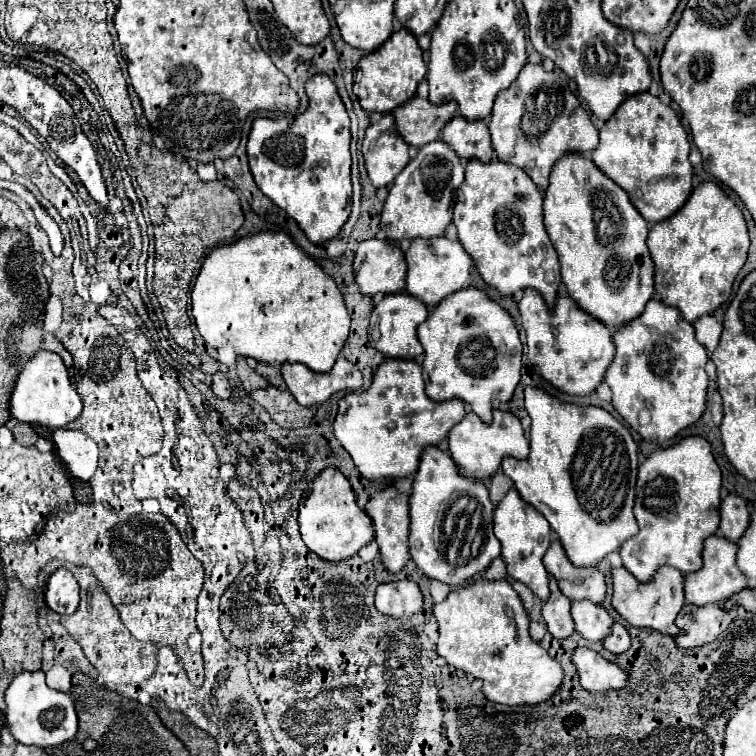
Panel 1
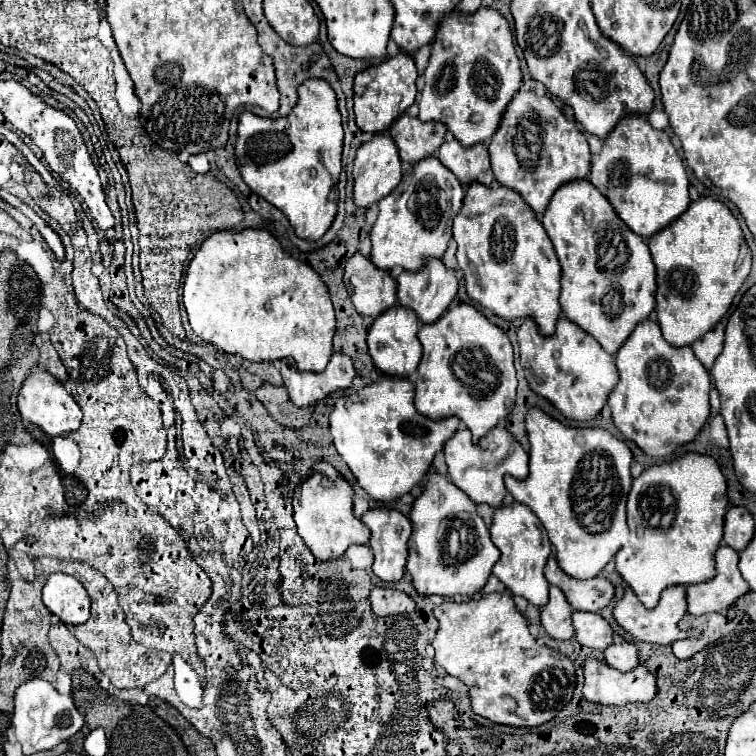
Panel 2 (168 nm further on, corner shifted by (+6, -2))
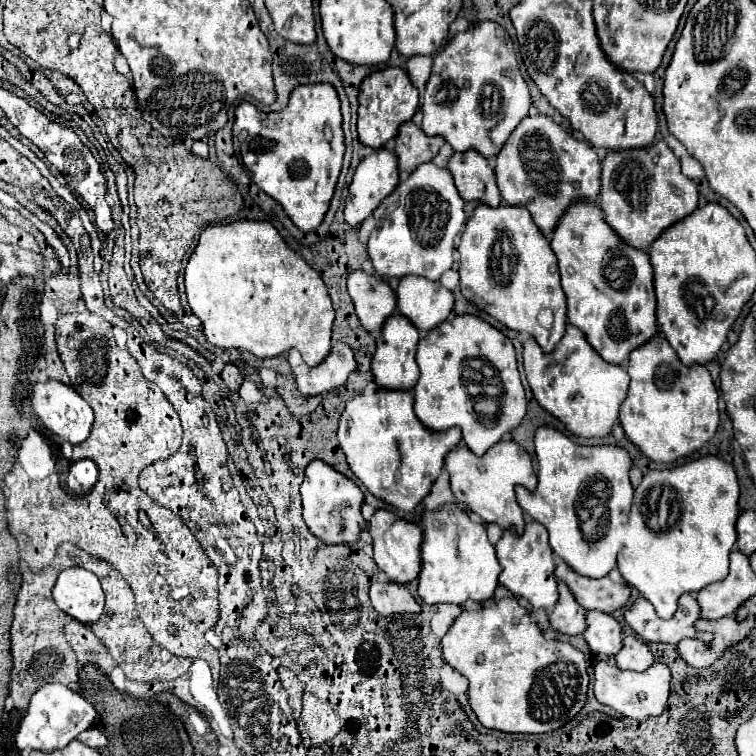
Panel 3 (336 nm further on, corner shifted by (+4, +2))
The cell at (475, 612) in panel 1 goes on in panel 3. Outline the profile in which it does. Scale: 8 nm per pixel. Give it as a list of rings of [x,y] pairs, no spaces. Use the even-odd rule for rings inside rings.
[[[514,596],[478,610],[462,610],[442,638],[444,660],[468,678],[470,706],[484,728],[546,734],[574,720],[586,704],[586,656],[568,642],[546,640]]]

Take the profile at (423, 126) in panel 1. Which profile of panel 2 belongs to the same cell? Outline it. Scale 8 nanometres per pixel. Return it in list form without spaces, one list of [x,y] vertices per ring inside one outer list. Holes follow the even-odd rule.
[[[402,114],[394,120],[388,132],[398,146],[400,158],[404,162],[414,164],[420,158],[436,154],[448,130],[442,122],[422,122],[414,116]]]

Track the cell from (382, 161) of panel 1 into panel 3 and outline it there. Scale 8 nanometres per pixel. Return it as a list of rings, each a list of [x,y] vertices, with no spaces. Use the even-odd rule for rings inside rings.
[[[388,148],[374,150],[370,156],[366,156],[366,158],[358,164],[358,168],[356,168],[356,172],[354,172],[354,178],[352,178],[350,186],[348,186],[350,196],[348,196],[348,204],[346,204],[346,208],[344,208],[344,220],[346,220],[346,224],[348,224],[350,228],[358,228],[358,226],[380,206],[380,202],[382,202],[386,196],[392,194],[392,190],[394,190],[396,184],[398,184],[398,176],[400,176],[400,172],[398,172],[396,156],[394,156],[394,152],[390,152]]]

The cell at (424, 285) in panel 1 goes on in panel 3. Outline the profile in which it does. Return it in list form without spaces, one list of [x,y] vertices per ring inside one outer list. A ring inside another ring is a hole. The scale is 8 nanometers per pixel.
[[[404,278],[396,290],[398,310],[418,330],[428,332],[442,324],[454,306],[454,296],[440,282],[424,282],[424,278]]]

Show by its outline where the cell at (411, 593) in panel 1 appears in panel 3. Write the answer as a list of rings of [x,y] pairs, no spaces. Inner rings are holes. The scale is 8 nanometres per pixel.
[[[380,580],[370,586],[370,602],[374,610],[382,616],[390,616],[398,612],[420,614],[422,610],[406,586],[390,580]]]

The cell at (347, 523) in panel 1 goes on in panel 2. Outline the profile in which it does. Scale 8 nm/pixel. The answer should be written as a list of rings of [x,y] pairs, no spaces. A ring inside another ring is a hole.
[[[318,462],[312,466],[312,476],[308,476],[300,484],[300,494],[294,500],[294,522],[298,528],[298,536],[310,548],[316,558],[336,560],[342,558],[344,552],[352,544],[368,544],[370,530],[352,514],[352,488],[338,474],[338,470],[326,462]],[[322,478],[328,478],[328,486],[322,484]]]

